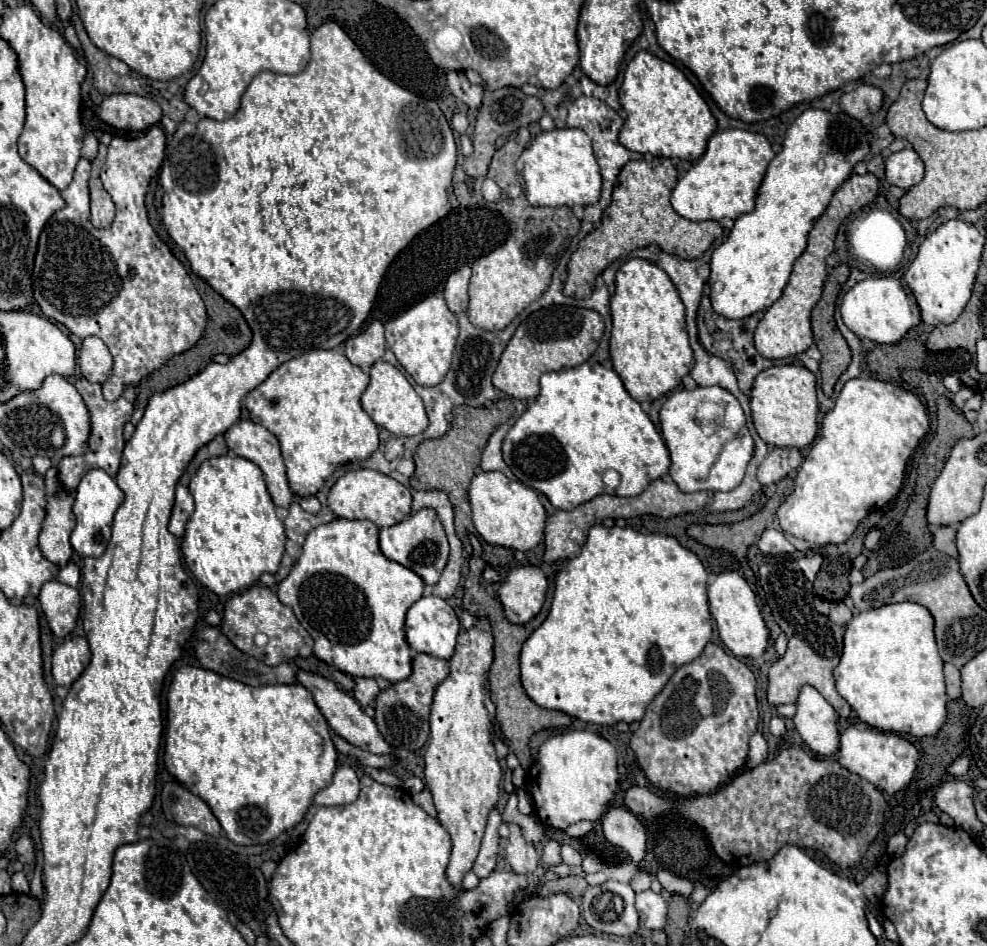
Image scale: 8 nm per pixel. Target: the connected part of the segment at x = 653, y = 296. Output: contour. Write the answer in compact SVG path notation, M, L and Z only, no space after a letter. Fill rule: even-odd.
M635 257L635 259L629 259L625 265L621 265L621 269L617 271L615 285L617 289L615 289L615 295L611 297L613 329L611 329L611 349L609 349L613 367L619 373L627 393L635 401L659 399L669 391L673 391L695 365L693 351L689 347L687 327L685 327L685 305L669 275L647 259Z

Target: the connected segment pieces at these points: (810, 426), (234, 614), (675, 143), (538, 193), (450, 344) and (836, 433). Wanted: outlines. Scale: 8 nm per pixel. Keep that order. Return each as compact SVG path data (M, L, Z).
M783 365L761 371L751 391L751 417L759 437L773 447L803 449L817 437L817 387L815 375L803 365Z
M253 585L227 601L221 631L225 631L237 649L261 659L265 665L281 665L293 661L297 655L309 657L313 653L313 639L301 627L293 609L283 605L269 587L261 585Z
M639 51L625 69L625 79L619 91L619 101L627 111L621 129L621 143L637 153L651 153L657 157L679 157L697 161L707 149L707 141L717 129L707 101L685 77L681 69L647 51Z
M553 129L539 133L517 161L517 173L527 201L533 207L575 207L595 205L601 197L601 173L591 141L581 129Z
M429 295L403 315L399 315L384 325L387 345L395 353L397 361L403 365L403 369L415 379L417 385L433 387L439 385L445 377L445 373L451 367L459 325L455 313L449 311L447 303L439 295Z
M849 379L835 401L835 407L823 417L821 435L815 439L809 455L797 471L793 493L777 509L781 529L811 545L845 543L871 511L889 503L901 490L907 461L927 429L927 409L913 391L879 379Z

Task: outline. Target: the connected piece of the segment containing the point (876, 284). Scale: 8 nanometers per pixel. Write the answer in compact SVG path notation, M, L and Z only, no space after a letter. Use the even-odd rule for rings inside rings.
M869 277L865 281L859 281L853 289L845 293L841 303L841 317L857 337L887 345L901 341L911 327L921 322L918 304L907 297L903 285L892 277Z

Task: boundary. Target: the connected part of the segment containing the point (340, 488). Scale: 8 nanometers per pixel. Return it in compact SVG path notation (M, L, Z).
M357 469L343 475L329 491L327 497L329 509L337 517L345 519L369 519L377 527L391 527L403 521L411 513L411 493L393 477L373 471L373 469Z

